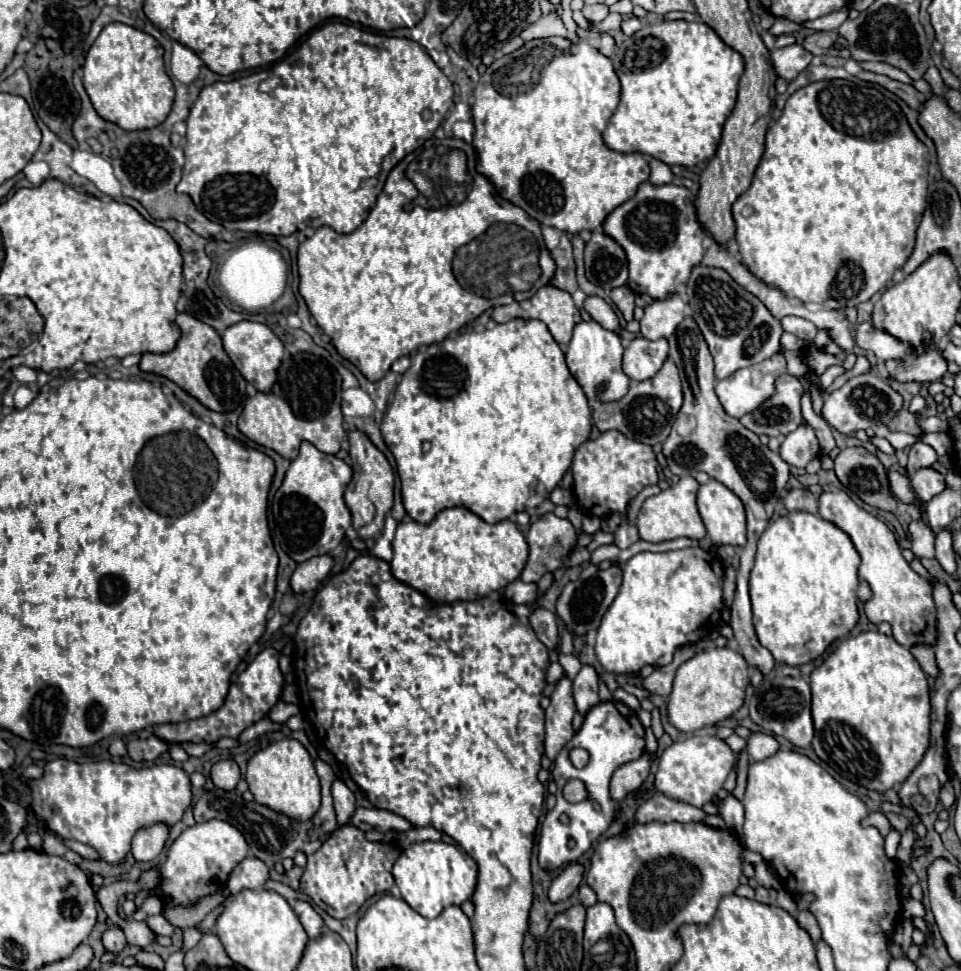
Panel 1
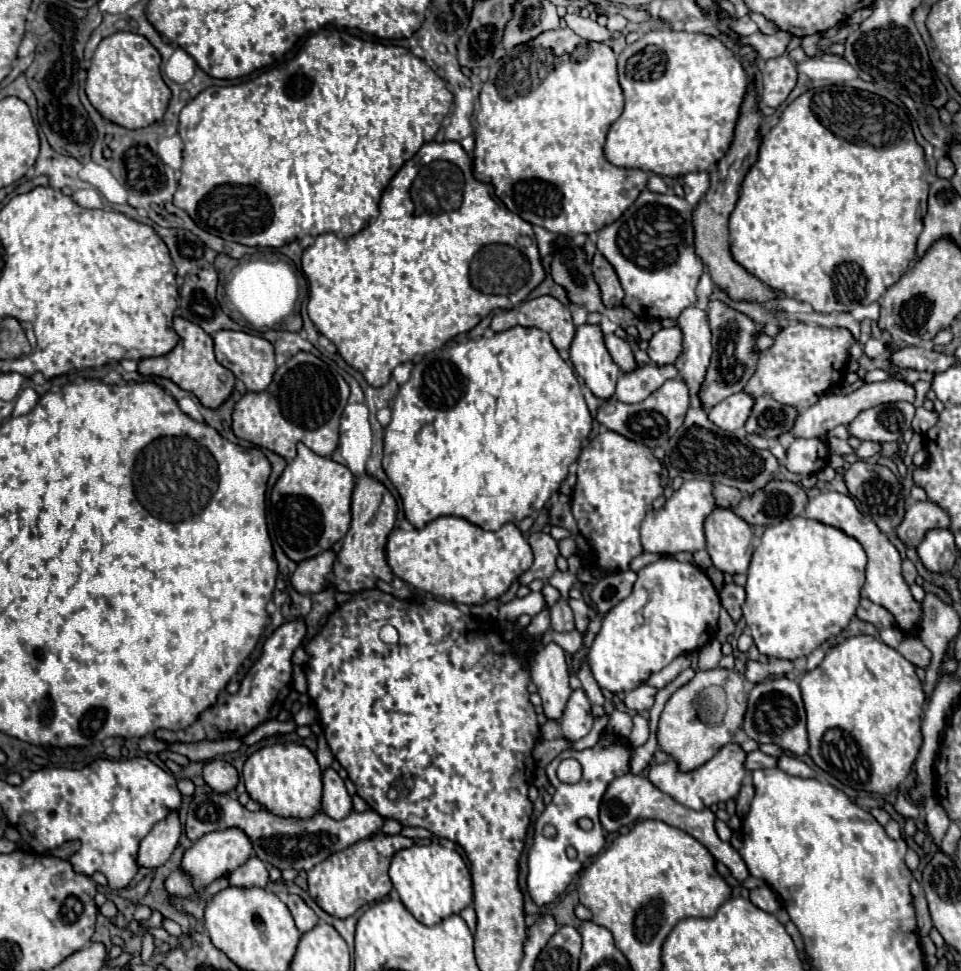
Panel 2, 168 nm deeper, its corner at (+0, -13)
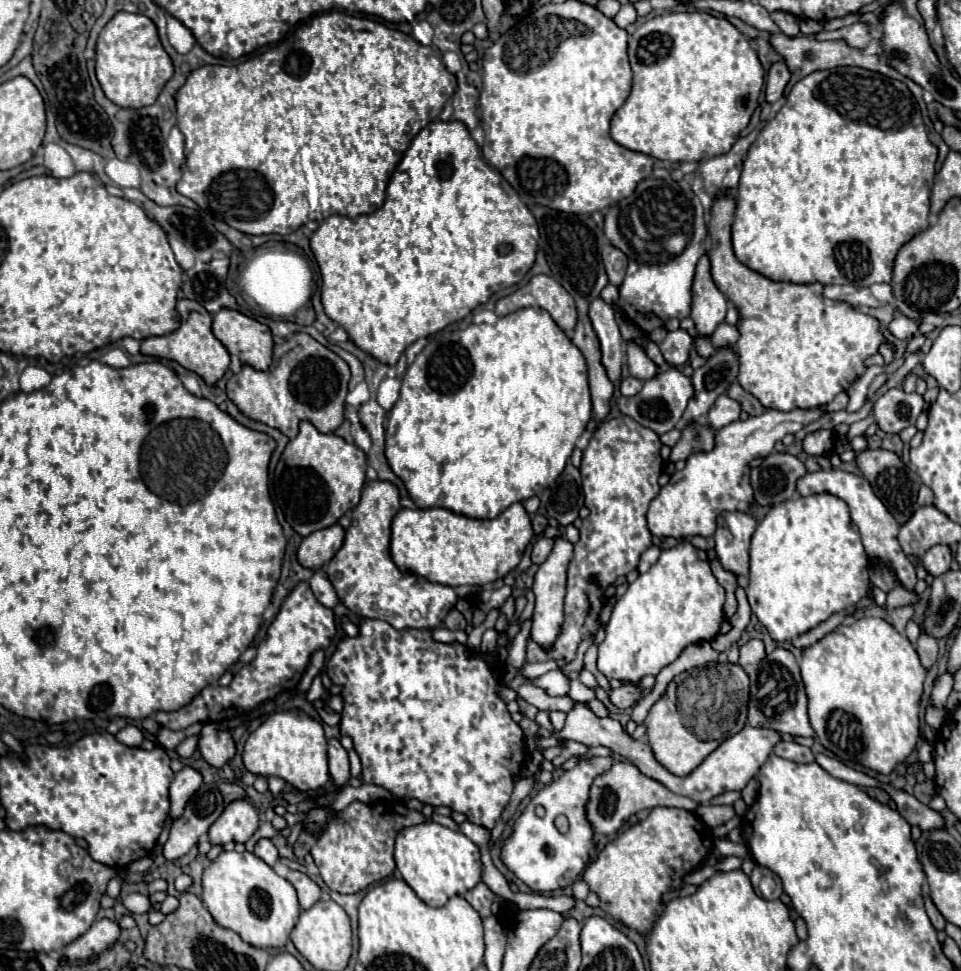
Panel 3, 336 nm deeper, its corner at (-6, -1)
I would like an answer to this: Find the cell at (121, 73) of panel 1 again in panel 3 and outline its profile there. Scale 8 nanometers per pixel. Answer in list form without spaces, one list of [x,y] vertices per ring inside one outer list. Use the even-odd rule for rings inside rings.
[[[119,11],[99,33],[97,39],[97,79],[107,95],[119,107],[147,107],[155,103],[159,91],[173,75],[171,57],[165,53],[155,23],[137,13]]]

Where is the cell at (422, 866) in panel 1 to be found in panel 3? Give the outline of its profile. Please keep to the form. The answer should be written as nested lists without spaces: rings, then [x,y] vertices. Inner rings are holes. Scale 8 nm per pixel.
[[[435,821],[405,827],[395,839],[395,863],[403,881],[431,907],[443,907],[447,899],[465,895],[481,881],[481,853],[479,847],[459,831],[451,831]]]

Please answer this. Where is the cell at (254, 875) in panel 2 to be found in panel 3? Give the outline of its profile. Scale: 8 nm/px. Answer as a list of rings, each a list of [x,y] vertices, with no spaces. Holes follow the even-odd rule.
[[[259,839],[257,841],[257,845],[255,845],[255,855],[257,857],[261,857],[267,865],[275,865],[277,863],[277,859],[279,859],[279,853],[277,853],[277,849],[275,849],[275,845],[271,843],[271,839]]]

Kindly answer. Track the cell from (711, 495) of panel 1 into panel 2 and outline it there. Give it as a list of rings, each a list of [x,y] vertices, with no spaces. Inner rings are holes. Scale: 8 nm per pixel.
[[[717,507],[705,519],[707,551],[723,573],[745,573],[751,563],[751,525],[731,509]]]

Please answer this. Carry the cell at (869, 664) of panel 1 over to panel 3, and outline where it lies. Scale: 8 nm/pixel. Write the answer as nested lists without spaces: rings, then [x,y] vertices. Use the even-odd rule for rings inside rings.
[[[863,617],[863,619],[855,621],[853,625],[839,625],[829,635],[819,639],[815,645],[807,647],[803,651],[799,665],[801,665],[801,677],[805,683],[807,699],[809,699],[809,721],[811,721],[811,725],[813,725],[813,729],[815,729],[815,733],[825,749],[833,751],[843,763],[859,763],[859,765],[873,769],[873,771],[879,771],[883,775],[891,773],[897,767],[897,763],[903,763],[911,755],[911,751],[915,749],[915,745],[919,741],[919,703],[921,703],[921,695],[923,695],[925,669],[923,669],[919,655],[917,655],[915,647],[911,645],[911,641],[905,635],[897,633],[897,629],[891,623],[887,623],[885,619],[879,619],[879,617]]]

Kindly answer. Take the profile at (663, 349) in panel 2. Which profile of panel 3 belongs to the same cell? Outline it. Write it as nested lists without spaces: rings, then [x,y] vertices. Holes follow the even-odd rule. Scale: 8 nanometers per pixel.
[[[677,329],[669,331],[667,339],[661,343],[661,353],[669,365],[681,367],[683,363],[689,361],[691,347],[693,347],[693,337],[685,329]]]

